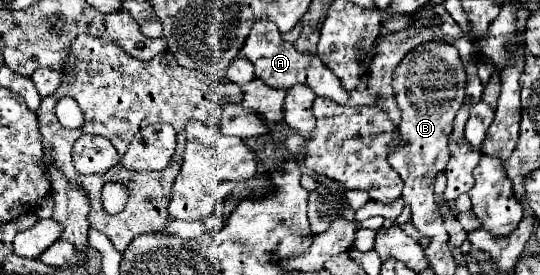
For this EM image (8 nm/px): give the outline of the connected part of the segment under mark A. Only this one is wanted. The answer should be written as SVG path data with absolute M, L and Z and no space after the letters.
M256 21L250 29L250 35L246 37L238 57L244 57L248 61L252 61L254 69L256 69L256 77L262 79L266 85L270 87L280 87L280 89L288 89L296 83L308 85L316 95L324 95L330 97L332 101L340 103L340 105L374 105L376 95L368 93L368 91L352 91L346 93L340 87L340 79L336 79L336 75L314 55L314 53L306 53L306 51L298 51L292 43L282 41L280 31L274 23L270 21Z

